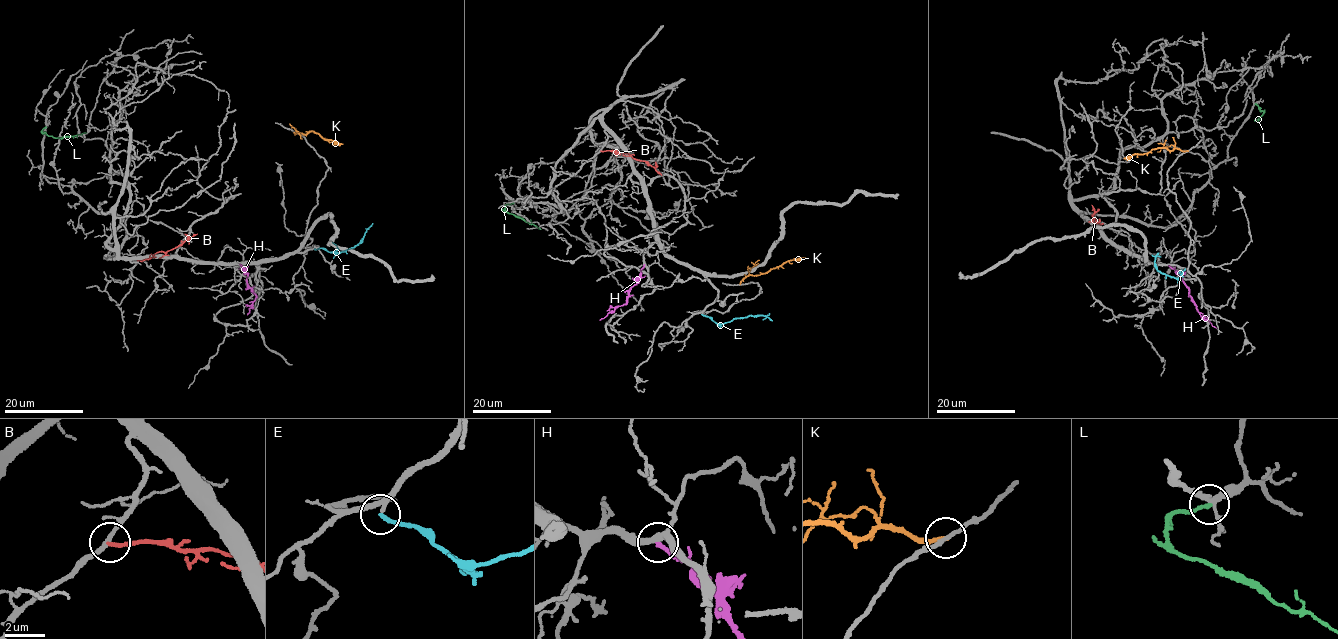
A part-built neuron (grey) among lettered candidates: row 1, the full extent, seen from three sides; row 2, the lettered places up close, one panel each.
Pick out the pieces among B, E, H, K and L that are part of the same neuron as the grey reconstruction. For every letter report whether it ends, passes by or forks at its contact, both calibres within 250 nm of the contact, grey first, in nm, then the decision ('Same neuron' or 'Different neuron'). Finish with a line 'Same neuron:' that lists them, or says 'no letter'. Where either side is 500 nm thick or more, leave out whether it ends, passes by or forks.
B: It ends there. Thickness 240 nm (grey) against 180 nm. Different neuron
E: It ends there. Thickness 220 nm (grey) against 200 nm. Same neuron
H: It ends there. Thickness 360 nm (grey) against 200 nm. Different neuron
K: It ends there. Thickness 190 nm (grey) against 200 nm. Different neuron
L: It ends there. Thickness 200 nm (grey) against 180 nm. Different neuron
Same neuron: E

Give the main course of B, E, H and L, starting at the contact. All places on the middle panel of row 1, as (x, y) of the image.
B: (601, 151), (629, 153), (661, 175)
E: (701, 314), (721, 323), (760, 315), (772, 320)
H: (644, 264), (638, 279), (627, 290), (626, 303), (599, 320)
L: (513, 203), (506, 204), (506, 212), (540, 229)

